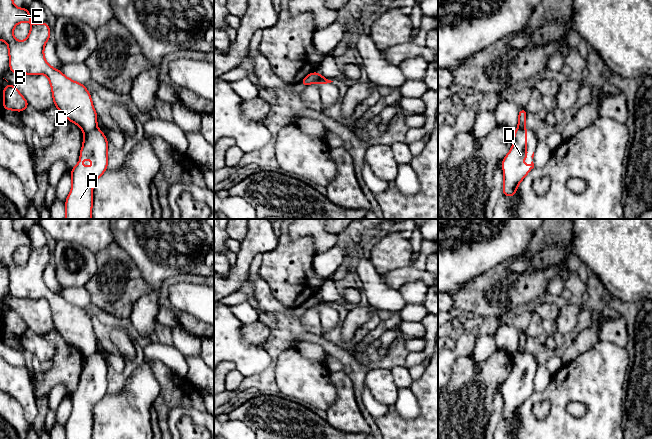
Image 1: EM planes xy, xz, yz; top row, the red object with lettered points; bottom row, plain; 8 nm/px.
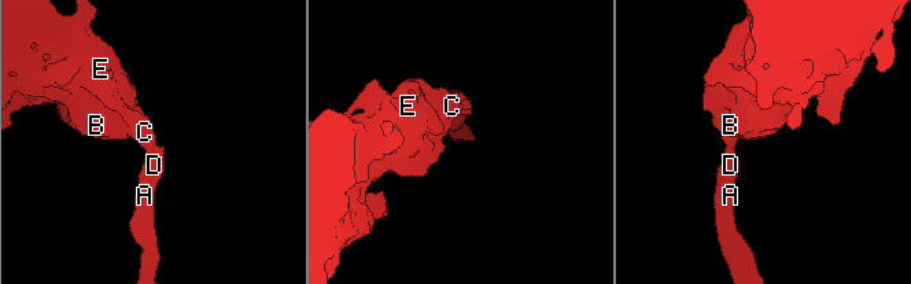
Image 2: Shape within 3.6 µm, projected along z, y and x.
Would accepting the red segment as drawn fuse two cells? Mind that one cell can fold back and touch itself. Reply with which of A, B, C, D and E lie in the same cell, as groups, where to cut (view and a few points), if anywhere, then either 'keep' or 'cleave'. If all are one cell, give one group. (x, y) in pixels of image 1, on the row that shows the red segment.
groups A D / B C E; cut xy (96, 127), (84, 133); cleave

